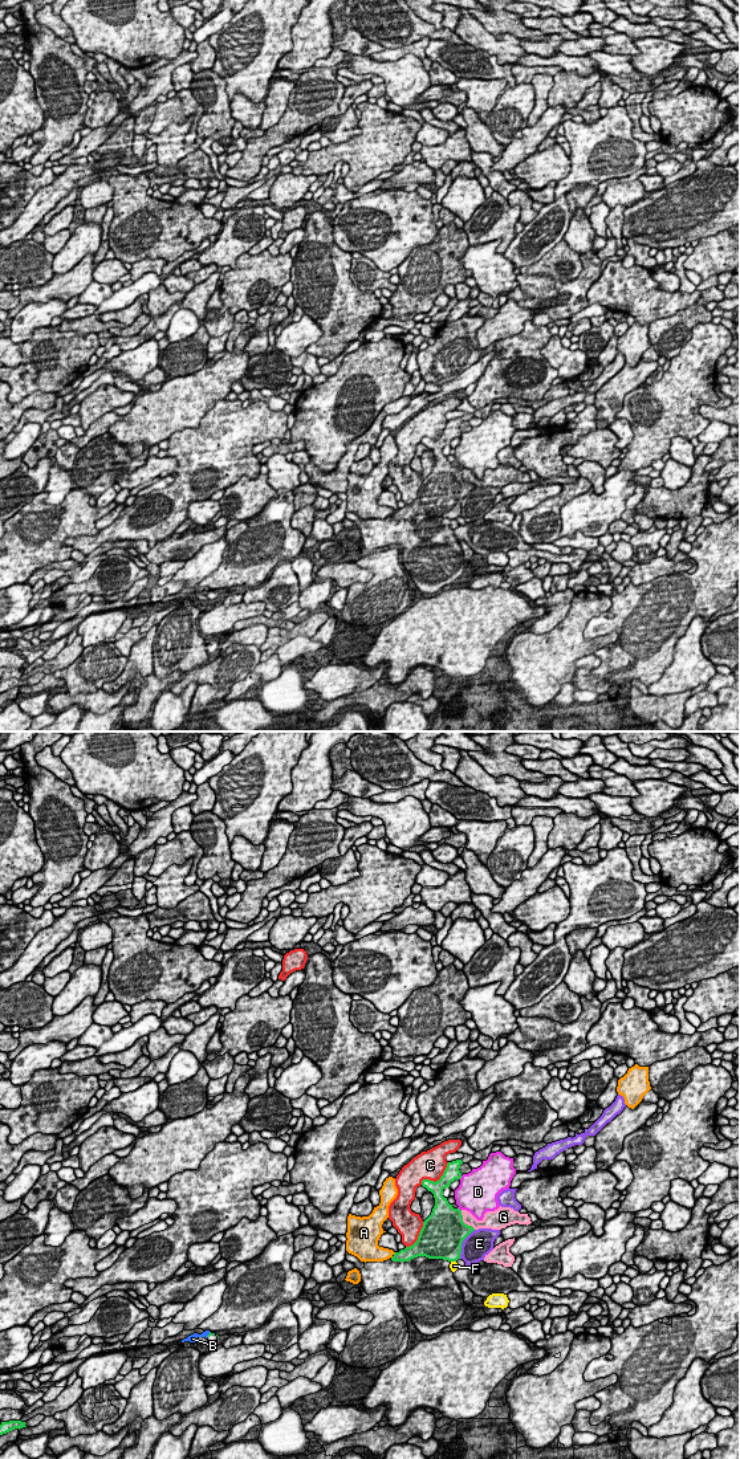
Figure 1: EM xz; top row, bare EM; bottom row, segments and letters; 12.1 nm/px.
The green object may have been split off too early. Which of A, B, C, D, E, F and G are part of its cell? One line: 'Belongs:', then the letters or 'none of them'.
Belongs: none of them

